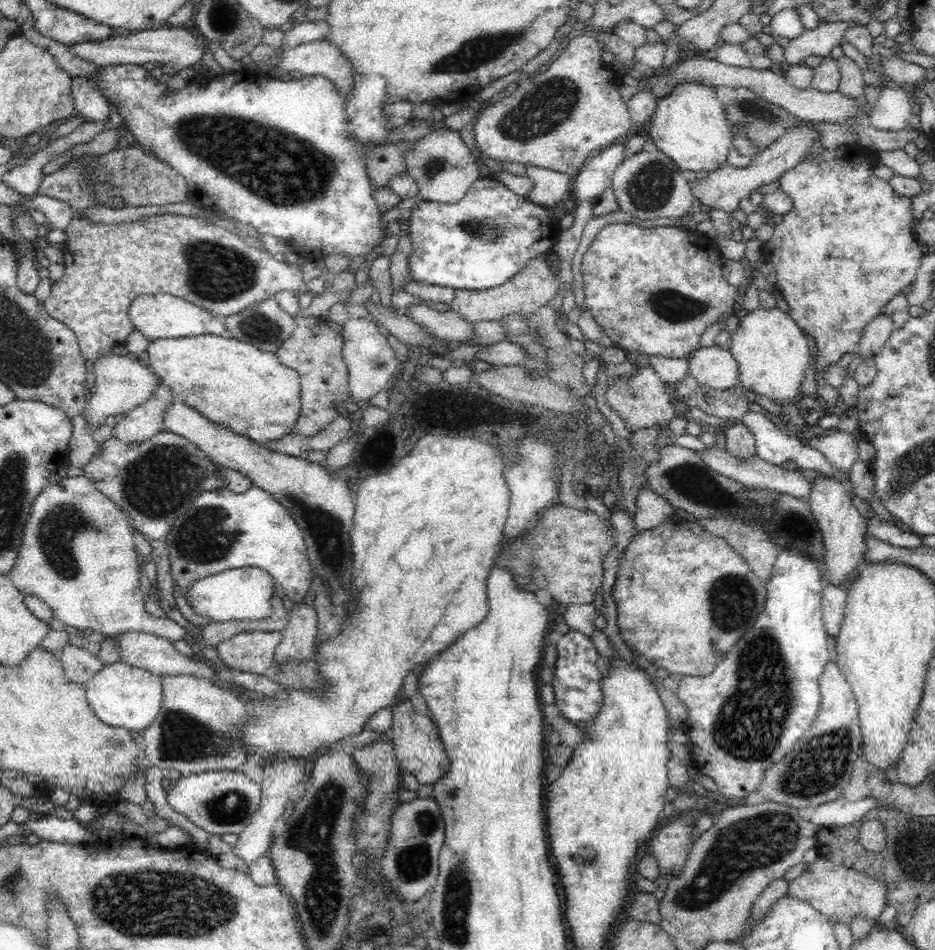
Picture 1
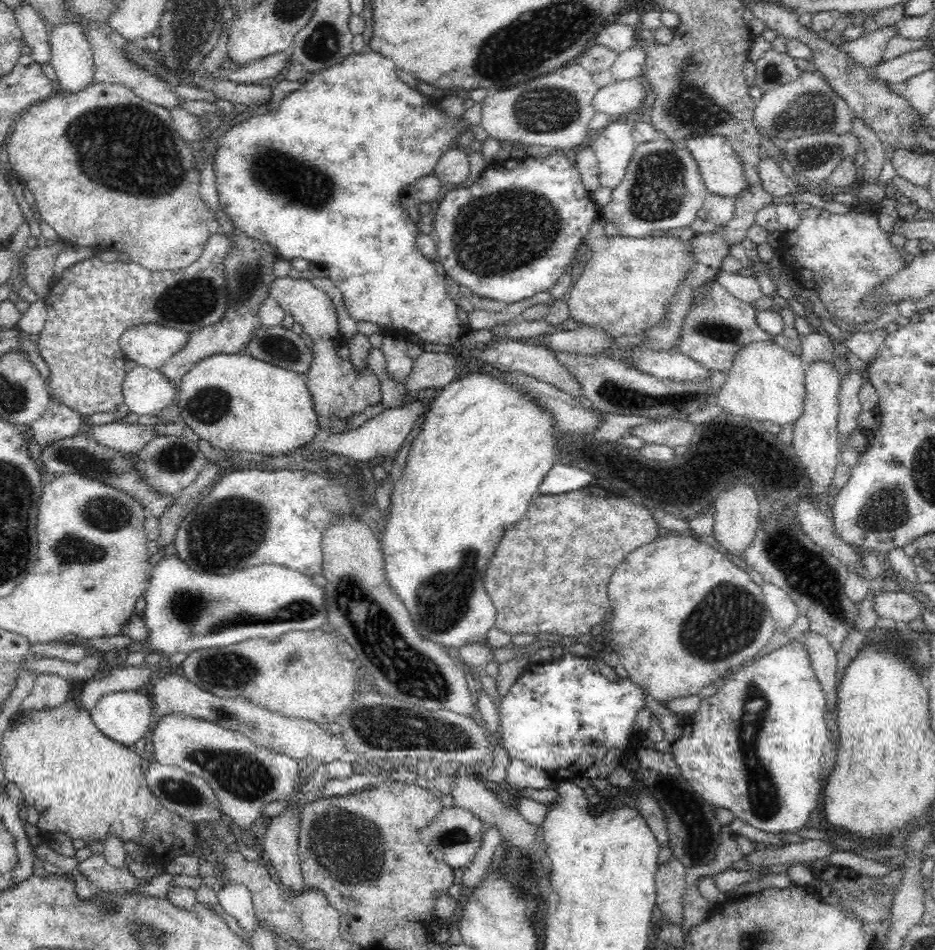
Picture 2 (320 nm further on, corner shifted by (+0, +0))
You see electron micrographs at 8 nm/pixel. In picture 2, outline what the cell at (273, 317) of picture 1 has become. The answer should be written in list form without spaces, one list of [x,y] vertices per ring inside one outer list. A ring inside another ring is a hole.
[[[262,325],[253,334],[253,339],[248,343],[245,354],[254,360],[260,360],[280,368],[296,371],[303,375],[311,369],[313,361],[313,349],[309,341],[292,332],[292,329],[286,330],[280,327],[280,325],[272,328]]]

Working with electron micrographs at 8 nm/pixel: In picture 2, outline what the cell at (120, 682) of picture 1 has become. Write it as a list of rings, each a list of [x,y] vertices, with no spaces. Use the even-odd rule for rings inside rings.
[[[144,691],[105,694],[89,715],[100,733],[128,747],[144,737],[154,723],[148,697]]]

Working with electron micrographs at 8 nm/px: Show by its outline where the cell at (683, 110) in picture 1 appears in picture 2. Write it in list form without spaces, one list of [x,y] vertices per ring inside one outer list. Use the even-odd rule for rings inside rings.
[[[699,136],[685,141],[698,163],[708,193],[736,197],[750,190],[744,162],[733,144],[722,136]]]

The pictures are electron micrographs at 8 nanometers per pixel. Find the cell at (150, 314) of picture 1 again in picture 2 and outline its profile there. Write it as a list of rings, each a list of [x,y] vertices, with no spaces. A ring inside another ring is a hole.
[[[138,325],[126,330],[118,345],[126,360],[150,370],[160,369],[188,340],[183,330],[168,329],[162,325]]]

